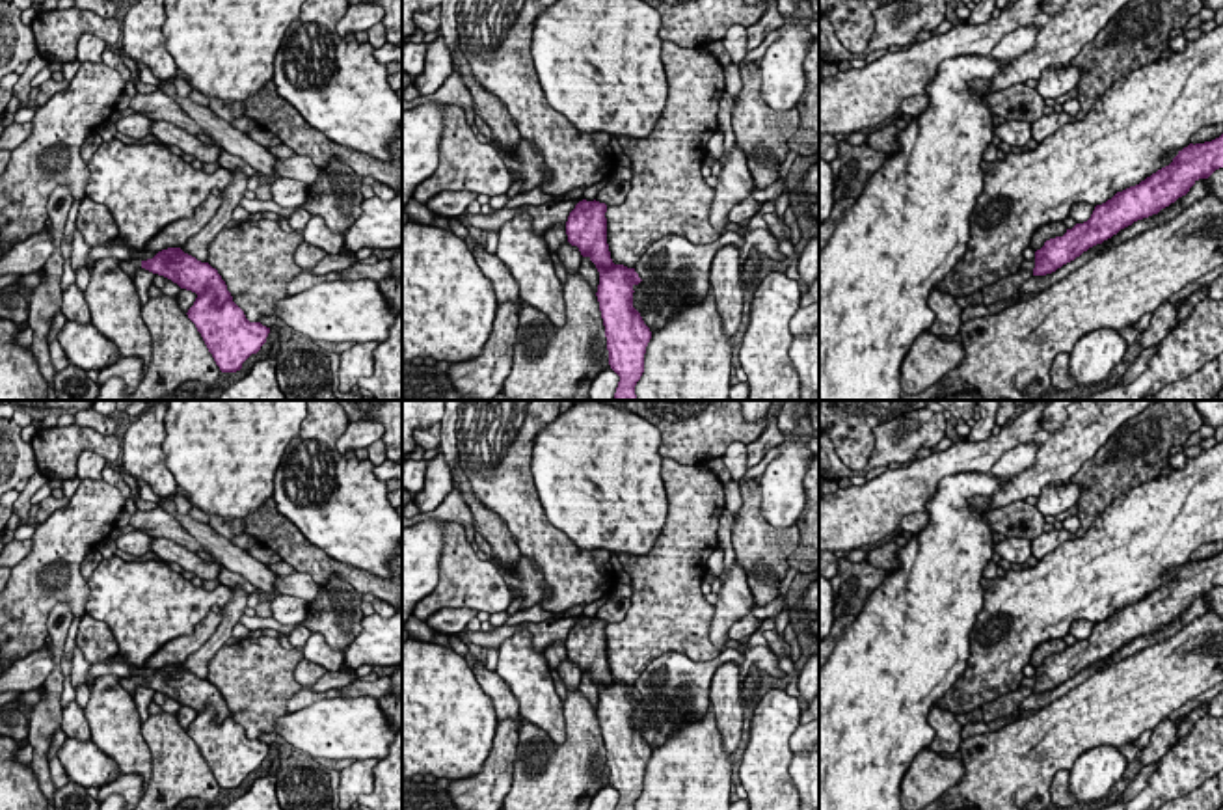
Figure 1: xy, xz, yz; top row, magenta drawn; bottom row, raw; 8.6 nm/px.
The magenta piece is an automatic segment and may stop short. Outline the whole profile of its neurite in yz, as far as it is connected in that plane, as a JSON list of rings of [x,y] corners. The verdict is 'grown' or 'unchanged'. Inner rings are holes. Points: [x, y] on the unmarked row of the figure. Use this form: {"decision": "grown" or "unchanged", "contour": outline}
{"decision": "unchanged", "contour": [[[1223,551],[1212,559],[1189,560],[1169,583],[1096,622],[1087,639],[1046,657],[1035,668],[1033,693],[1052,691],[1134,639],[1158,631],[1219,585],[1223,585]]]}

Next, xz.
{"decision": "unchanged", "contour": [[[579,618],[566,639],[566,652],[598,689],[598,719],[605,743],[609,782],[620,793],[616,810],[635,810],[644,790],[644,771],[652,756],[650,745],[633,724],[633,704],[642,696],[635,685],[614,682],[607,661],[607,622]]]}

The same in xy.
{"decision": "grown", "contour": [[[181,665],[162,667],[147,678],[121,678],[121,685],[130,695],[138,685],[145,685],[197,711],[186,732],[195,741],[222,790],[240,788],[242,780],[266,760],[270,745],[249,739],[233,719],[218,687]]]}

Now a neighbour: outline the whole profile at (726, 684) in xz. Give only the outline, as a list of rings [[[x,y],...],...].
[[[733,663],[719,667],[711,680],[711,706],[726,754],[735,752],[737,745],[741,743],[745,721],[741,691],[743,680],[739,667]]]

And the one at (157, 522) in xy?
[[[158,505],[149,512],[136,510],[130,516],[128,525],[147,533],[151,538],[160,536],[173,540],[194,553],[205,551],[205,547],[169,512],[166,512]]]

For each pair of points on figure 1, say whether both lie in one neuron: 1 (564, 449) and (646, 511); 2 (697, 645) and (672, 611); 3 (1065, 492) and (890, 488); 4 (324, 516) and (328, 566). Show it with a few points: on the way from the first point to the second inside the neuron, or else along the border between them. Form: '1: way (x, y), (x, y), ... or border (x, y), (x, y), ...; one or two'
1: way (585, 468), (626, 509); one
2: way (691, 637), (676, 619); one
3: border (1061, 481), (1050, 483), (1037, 498); two
4: border (295, 524), (332, 557), (367, 570); two

